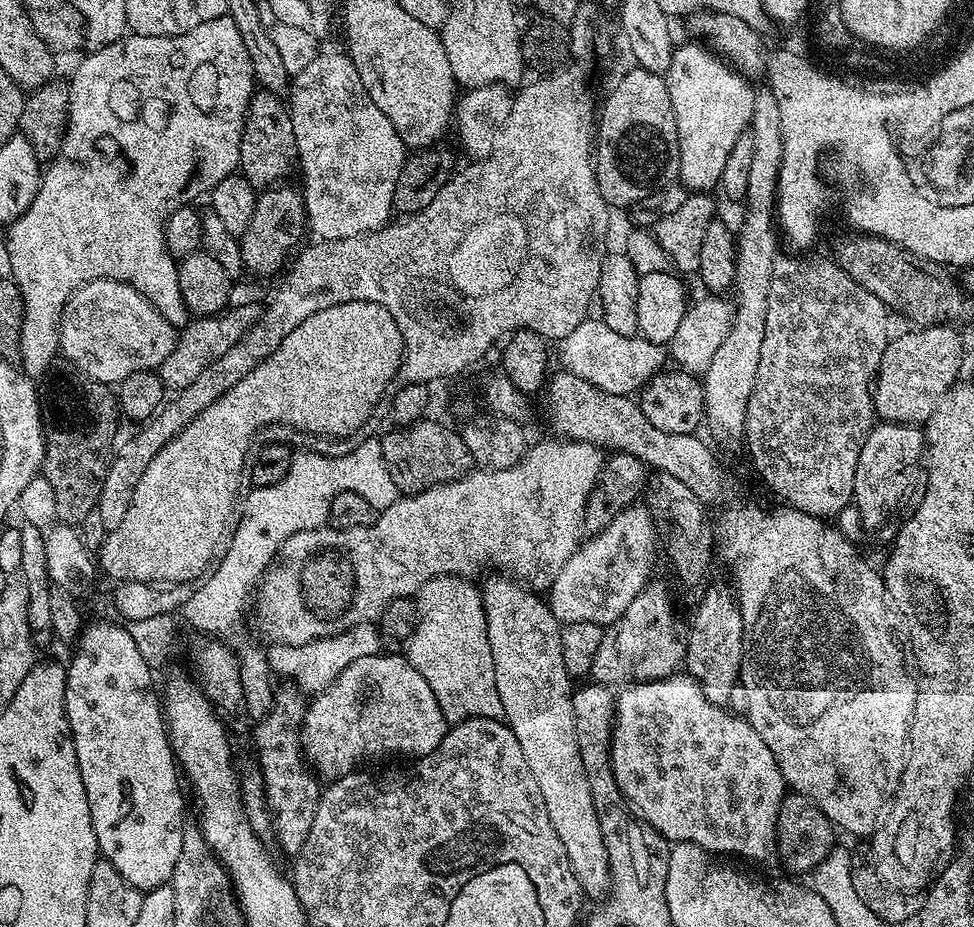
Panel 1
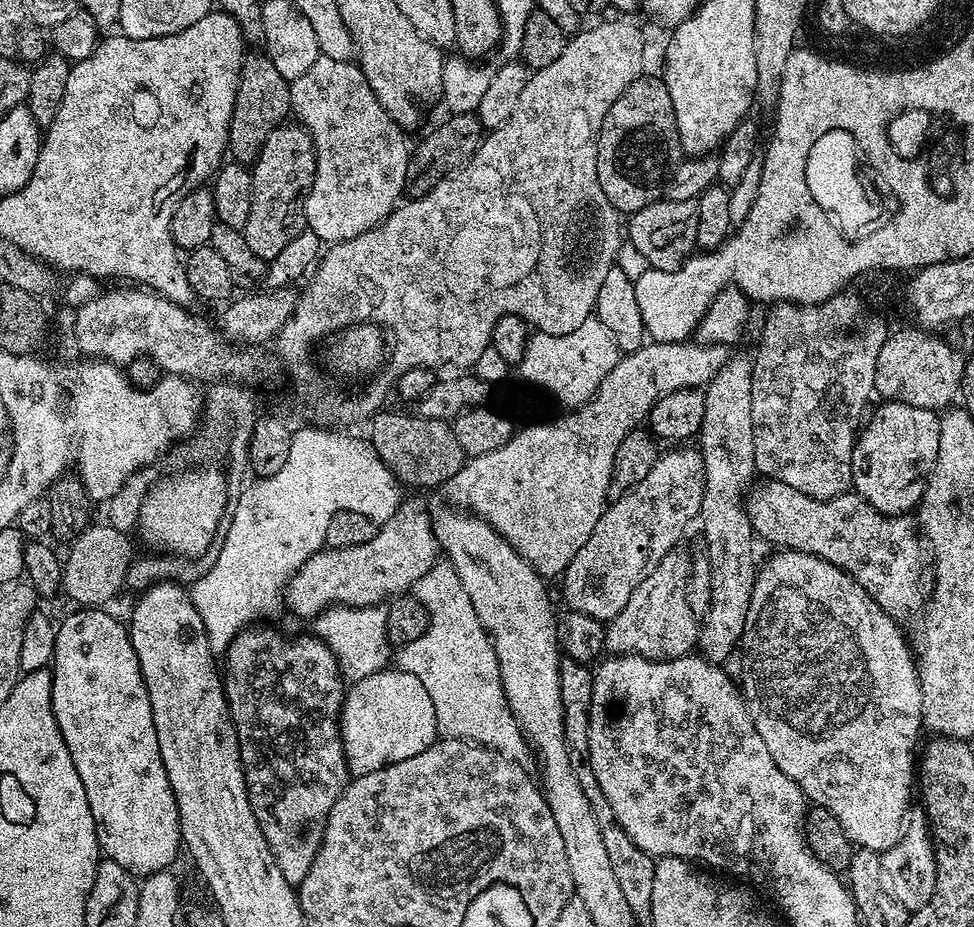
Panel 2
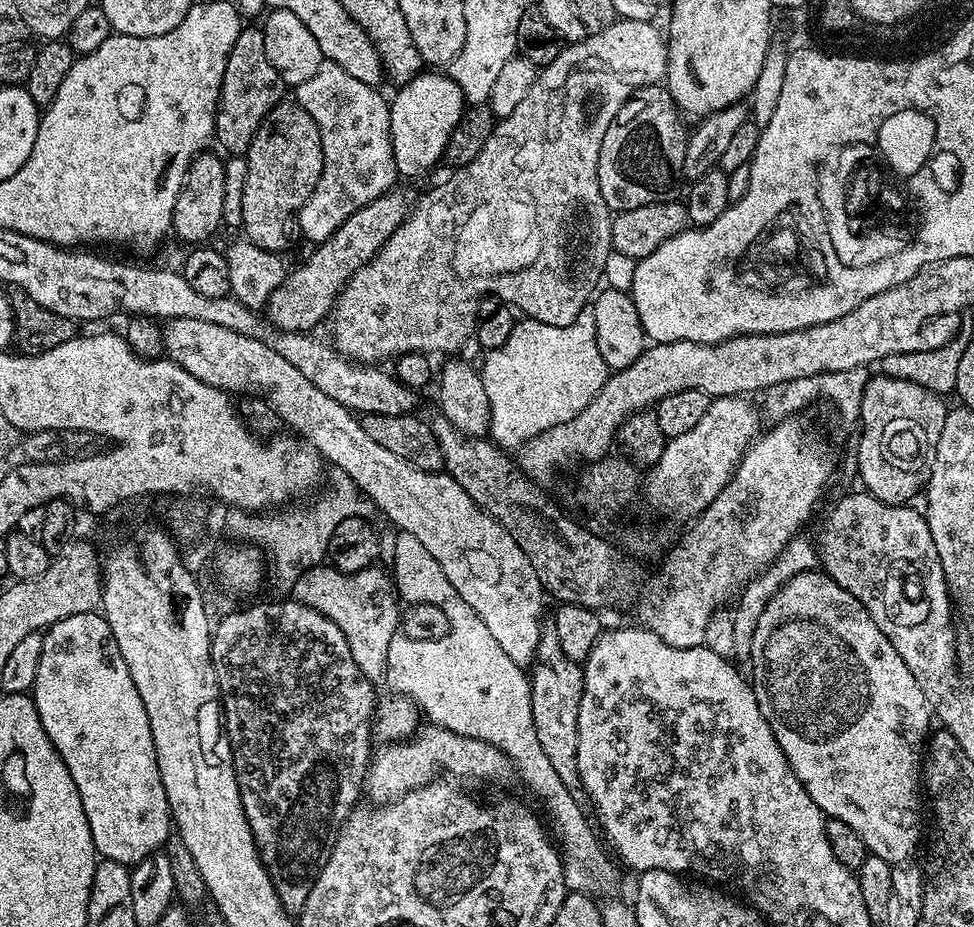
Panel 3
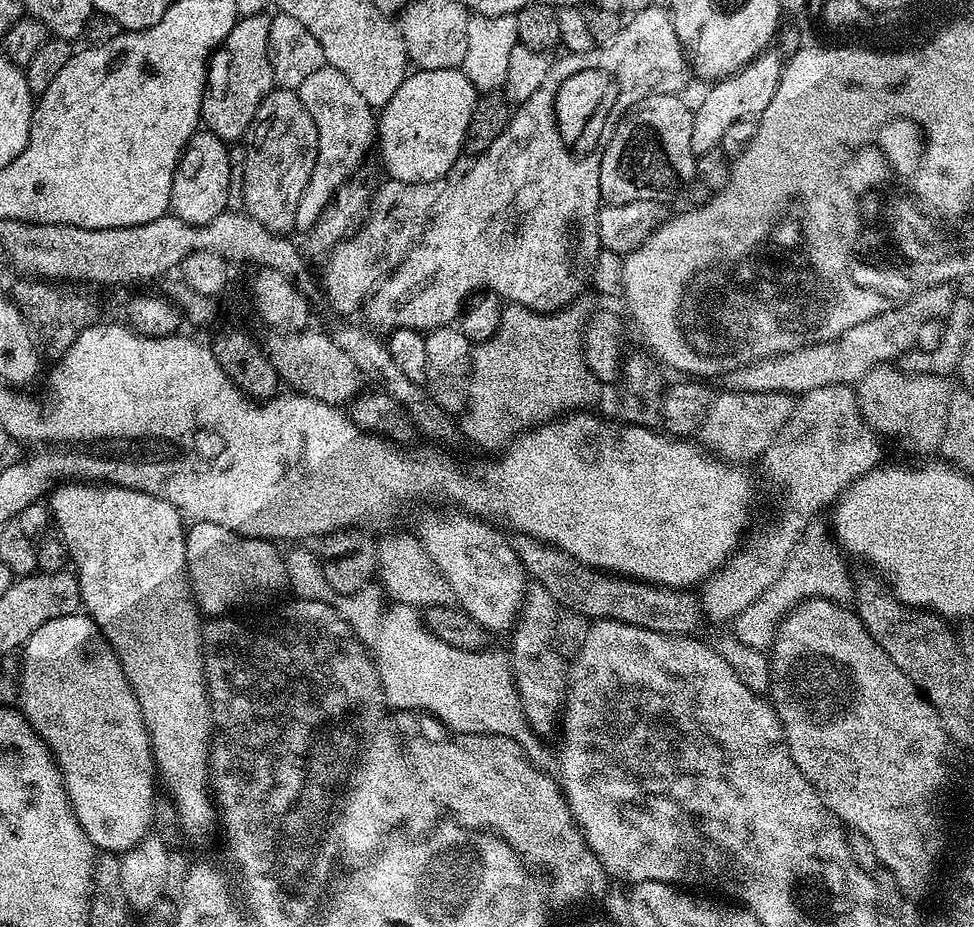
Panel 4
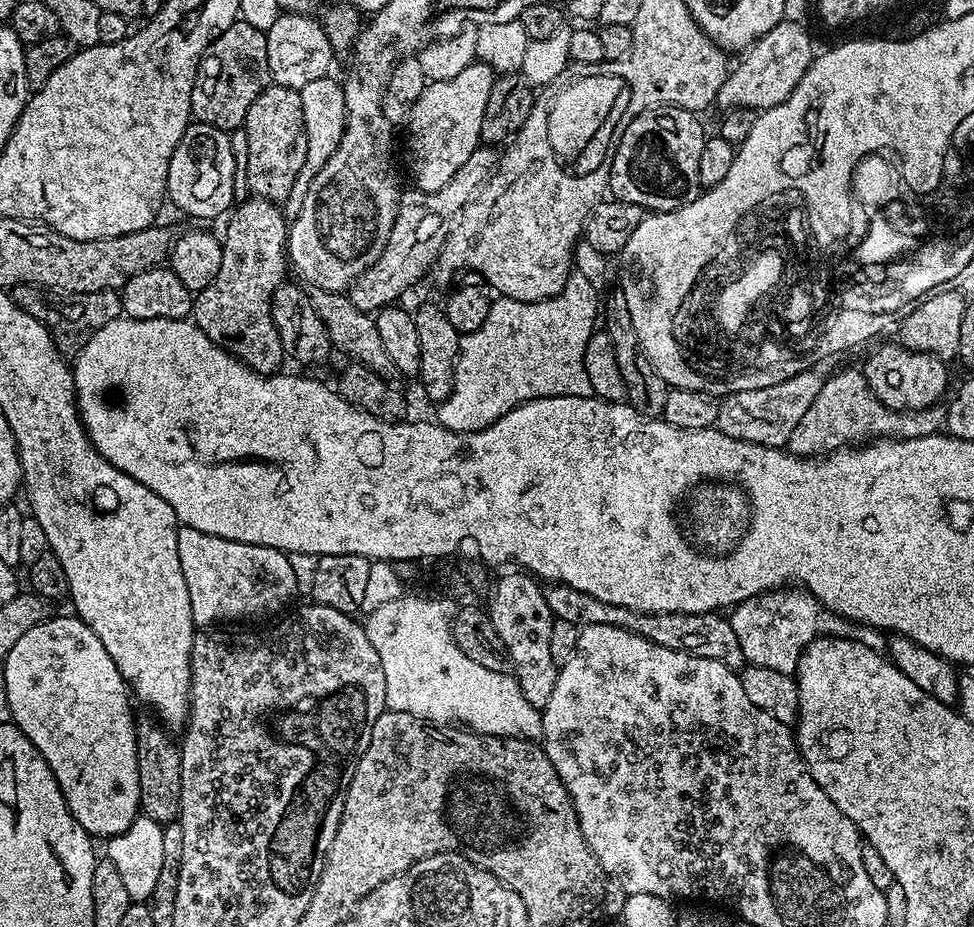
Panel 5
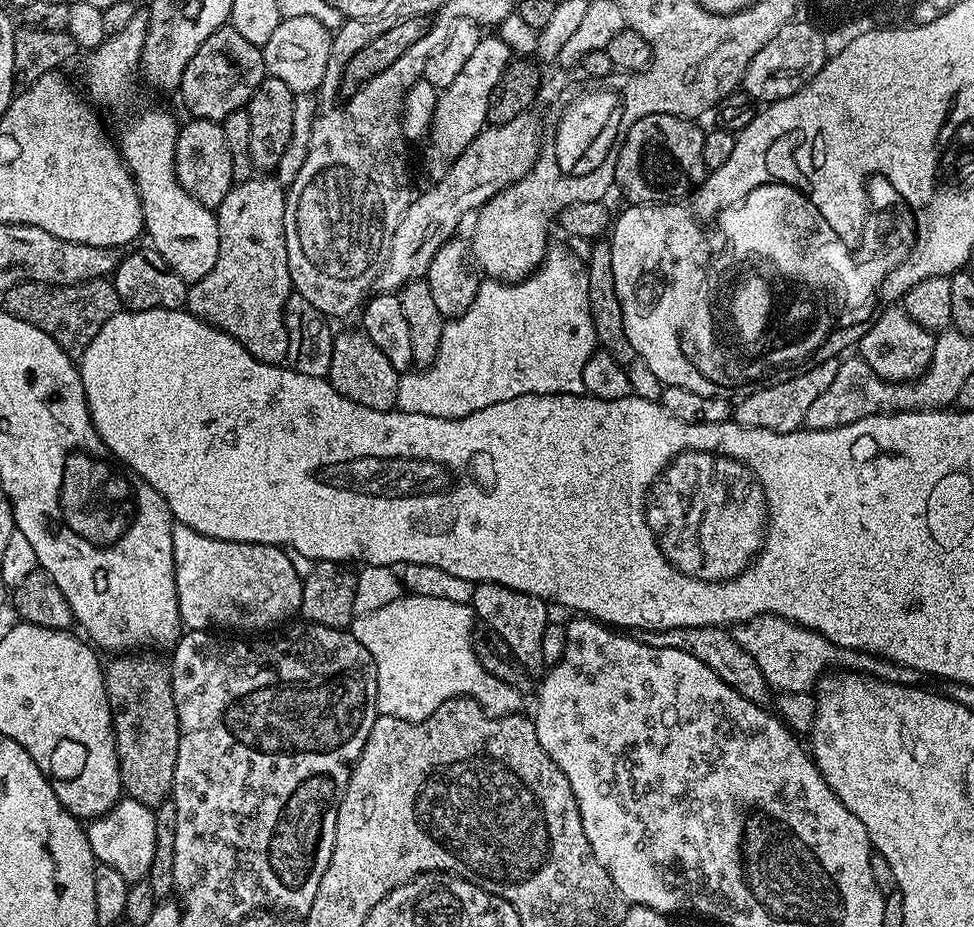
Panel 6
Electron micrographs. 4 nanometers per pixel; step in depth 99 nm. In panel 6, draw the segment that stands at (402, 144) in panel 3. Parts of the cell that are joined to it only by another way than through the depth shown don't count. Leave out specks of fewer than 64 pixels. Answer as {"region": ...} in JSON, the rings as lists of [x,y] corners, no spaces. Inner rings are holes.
{"region":[[[497,35],[477,39],[474,53],[470,54],[469,61],[462,66],[461,73],[450,86],[439,93],[432,130],[428,136],[428,166],[435,174],[443,173],[447,164],[460,156],[487,125],[490,94],[504,73],[505,66],[511,61],[512,53],[509,47]]]}

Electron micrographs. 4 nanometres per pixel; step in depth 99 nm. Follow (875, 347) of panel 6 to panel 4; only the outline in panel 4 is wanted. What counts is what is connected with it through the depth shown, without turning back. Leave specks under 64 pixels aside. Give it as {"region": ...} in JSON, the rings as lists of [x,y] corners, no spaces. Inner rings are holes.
{"region":[[[887,363],[870,369],[854,391],[862,418],[873,432],[897,440],[906,451],[924,456],[920,458],[928,458],[939,449],[946,430],[946,410],[954,391],[948,383],[942,376],[903,372],[900,367]]]}

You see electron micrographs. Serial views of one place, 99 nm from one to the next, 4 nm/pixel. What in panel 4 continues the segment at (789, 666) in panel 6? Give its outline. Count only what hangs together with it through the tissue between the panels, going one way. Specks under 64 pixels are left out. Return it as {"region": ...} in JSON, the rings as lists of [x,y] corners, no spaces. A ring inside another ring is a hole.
{"region":[[[817,518],[809,524],[808,529],[796,544],[792,556],[786,562],[782,574],[762,594],[762,598],[750,602],[742,614],[738,614],[734,621],[734,634],[746,648],[767,649],[772,639],[776,636],[778,626],[785,616],[804,600],[831,600],[833,602],[844,602],[849,599],[854,588],[853,577],[848,577],[848,568],[844,565],[841,551],[835,546],[830,528],[823,519]]]}

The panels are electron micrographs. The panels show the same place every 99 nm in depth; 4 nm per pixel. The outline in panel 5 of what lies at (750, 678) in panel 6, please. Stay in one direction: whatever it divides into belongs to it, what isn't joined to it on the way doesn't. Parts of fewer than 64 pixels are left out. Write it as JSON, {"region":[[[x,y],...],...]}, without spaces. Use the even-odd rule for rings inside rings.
{"region":[[[549,583],[544,588],[544,597],[555,619],[574,622],[579,629],[586,626],[618,626],[670,650],[682,650],[702,658],[714,658],[733,670],[745,667],[742,646],[738,646],[738,634],[734,634],[731,619],[720,612],[639,612],[626,606],[610,606],[610,602],[598,602],[590,598],[590,594],[582,594],[565,584],[554,583]]]}

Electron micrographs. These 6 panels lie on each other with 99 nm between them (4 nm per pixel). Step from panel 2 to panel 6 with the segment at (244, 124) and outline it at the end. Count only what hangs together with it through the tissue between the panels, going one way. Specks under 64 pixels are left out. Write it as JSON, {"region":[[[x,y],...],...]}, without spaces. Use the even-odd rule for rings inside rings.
{"region":[[[225,26],[214,30],[214,34],[198,46],[198,54],[190,58],[182,74],[178,95],[189,117],[219,122],[226,114],[234,114],[234,110],[247,109],[254,90],[258,90],[265,75],[261,45],[247,41],[238,30]]]}

